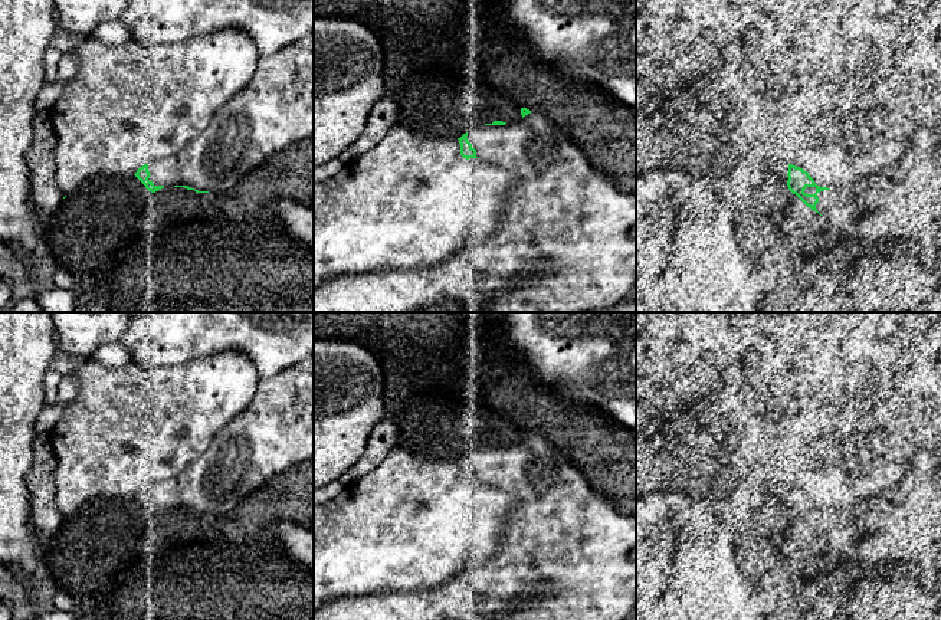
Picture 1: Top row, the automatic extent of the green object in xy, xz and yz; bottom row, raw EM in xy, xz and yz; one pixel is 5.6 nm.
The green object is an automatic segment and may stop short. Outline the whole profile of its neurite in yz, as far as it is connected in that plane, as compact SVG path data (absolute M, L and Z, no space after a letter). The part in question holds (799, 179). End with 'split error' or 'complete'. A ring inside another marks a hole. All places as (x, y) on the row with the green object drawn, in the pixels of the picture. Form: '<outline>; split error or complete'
M788 164L787 177L788 190L796 194L807 207L819 213L816 209L816 204L819 203L817 194L830 188L817 186L807 171L793 164Z; complete

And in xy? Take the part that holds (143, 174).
M144 164L142 167L140 167L137 170L137 173L134 174L144 186L148 191L155 193L161 188L164 188L164 186L154 186L153 181L150 181L150 171L148 171L148 164Z; complete

